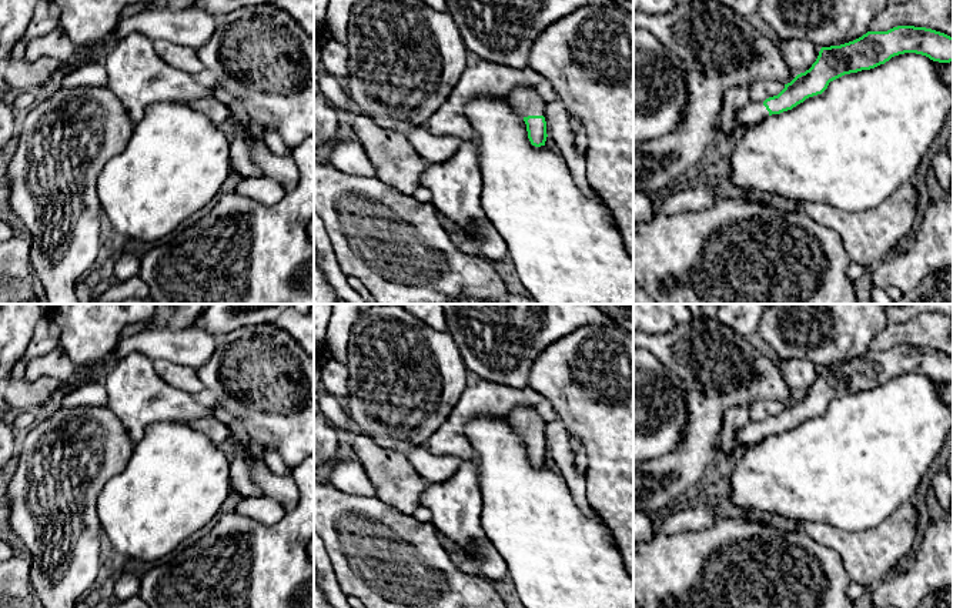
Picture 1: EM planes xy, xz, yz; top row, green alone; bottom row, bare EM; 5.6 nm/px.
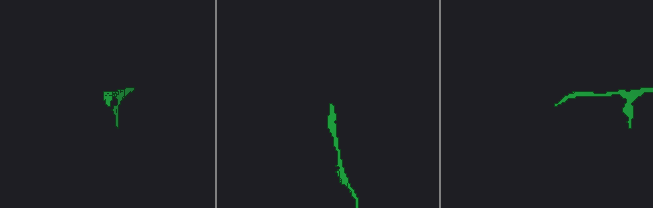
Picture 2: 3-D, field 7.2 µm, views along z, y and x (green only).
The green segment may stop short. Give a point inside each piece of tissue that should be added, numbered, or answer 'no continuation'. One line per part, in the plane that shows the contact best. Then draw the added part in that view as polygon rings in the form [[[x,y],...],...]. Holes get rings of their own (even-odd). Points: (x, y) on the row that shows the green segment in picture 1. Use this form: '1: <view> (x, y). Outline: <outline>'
1: xz (525, 102). Outline: [[[519,84],[509,96],[509,103],[521,117],[544,116],[546,101],[528,84]]]

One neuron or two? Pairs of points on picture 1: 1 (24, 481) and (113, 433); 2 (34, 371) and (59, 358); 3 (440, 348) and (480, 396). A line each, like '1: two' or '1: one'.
1: one
2: one
3: two

